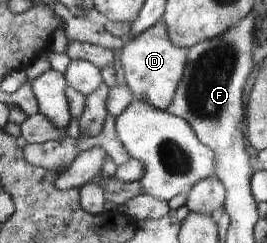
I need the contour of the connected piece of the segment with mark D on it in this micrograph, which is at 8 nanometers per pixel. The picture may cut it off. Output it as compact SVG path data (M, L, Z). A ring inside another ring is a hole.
M156 23L140 36L126 40L119 60L125 82L132 89L136 100L147 102L163 111L168 111L173 106L179 84L185 76L185 68L189 64L189 49L175 45L166 23Z

